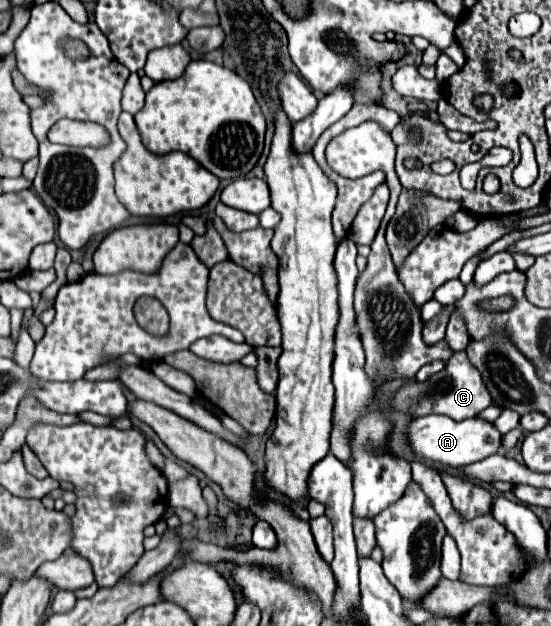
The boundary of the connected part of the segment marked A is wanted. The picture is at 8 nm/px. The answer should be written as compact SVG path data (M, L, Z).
M431 414L431 416L415 418L407 426L409 446L419 460L433 462L433 464L443 464L443 466L453 466L453 468L473 464L473 462L479 462L479 460L495 454L501 446L499 436L501 434L493 428L491 422L485 422L485 420L479 420L479 418L469 418L469 420L455 422L447 416Z

